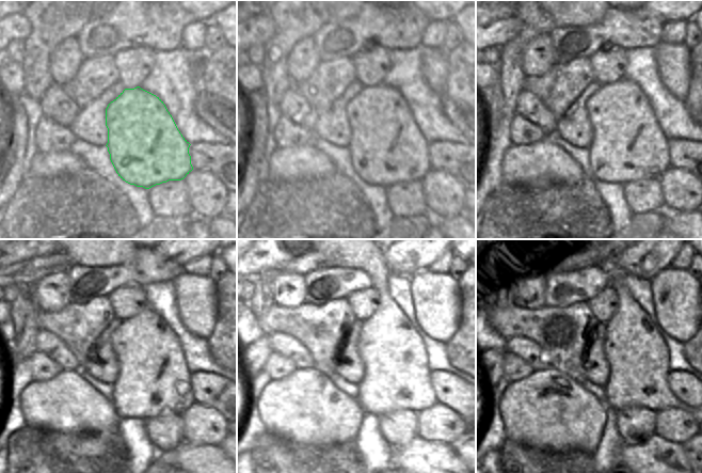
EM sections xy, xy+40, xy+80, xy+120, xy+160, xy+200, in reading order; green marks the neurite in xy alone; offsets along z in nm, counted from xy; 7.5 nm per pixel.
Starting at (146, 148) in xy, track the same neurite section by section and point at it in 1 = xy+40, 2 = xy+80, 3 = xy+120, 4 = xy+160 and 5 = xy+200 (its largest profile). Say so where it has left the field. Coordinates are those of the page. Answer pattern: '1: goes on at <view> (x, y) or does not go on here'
1: goes on at xy+40 (386, 146)
2: goes on at xy+80 (627, 144)
3: goes on at xy+120 (153, 379)
4: goes on at xy+160 (396, 375)
5: goes on at xy+200 (638, 358)

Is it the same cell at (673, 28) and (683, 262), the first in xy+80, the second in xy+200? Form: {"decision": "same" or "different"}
{"decision": "same"}

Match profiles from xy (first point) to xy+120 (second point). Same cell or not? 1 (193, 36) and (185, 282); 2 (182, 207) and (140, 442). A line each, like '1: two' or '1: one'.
1: two
2: two

